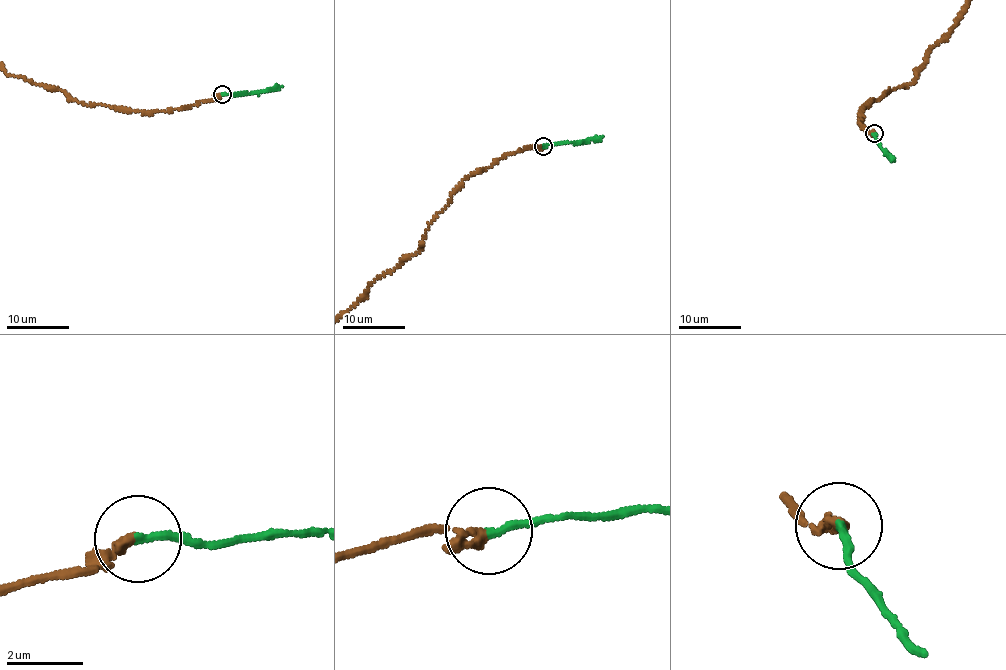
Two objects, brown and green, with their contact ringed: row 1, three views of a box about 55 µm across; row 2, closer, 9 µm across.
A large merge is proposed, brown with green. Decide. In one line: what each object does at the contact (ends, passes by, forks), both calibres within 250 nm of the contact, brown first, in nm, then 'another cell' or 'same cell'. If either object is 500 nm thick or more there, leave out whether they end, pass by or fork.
brown ends; green ends; calibres 280 and 200 nm; same cell

